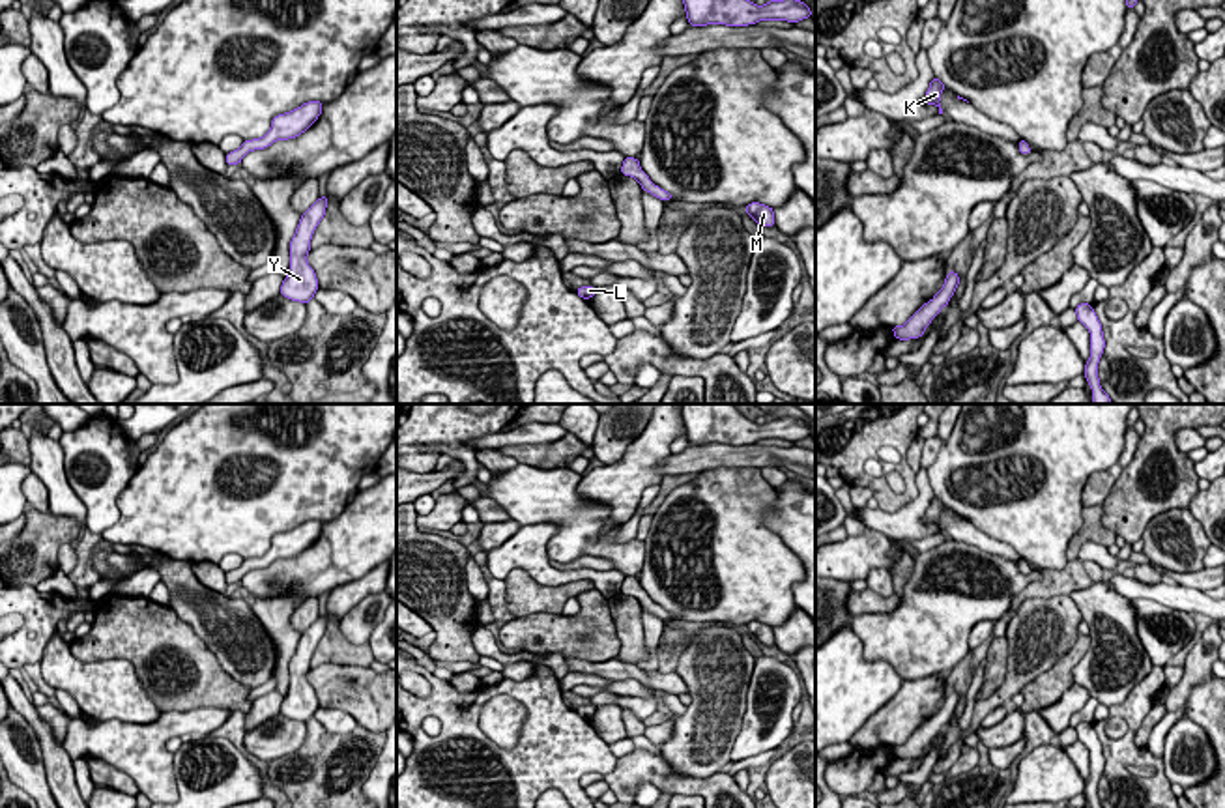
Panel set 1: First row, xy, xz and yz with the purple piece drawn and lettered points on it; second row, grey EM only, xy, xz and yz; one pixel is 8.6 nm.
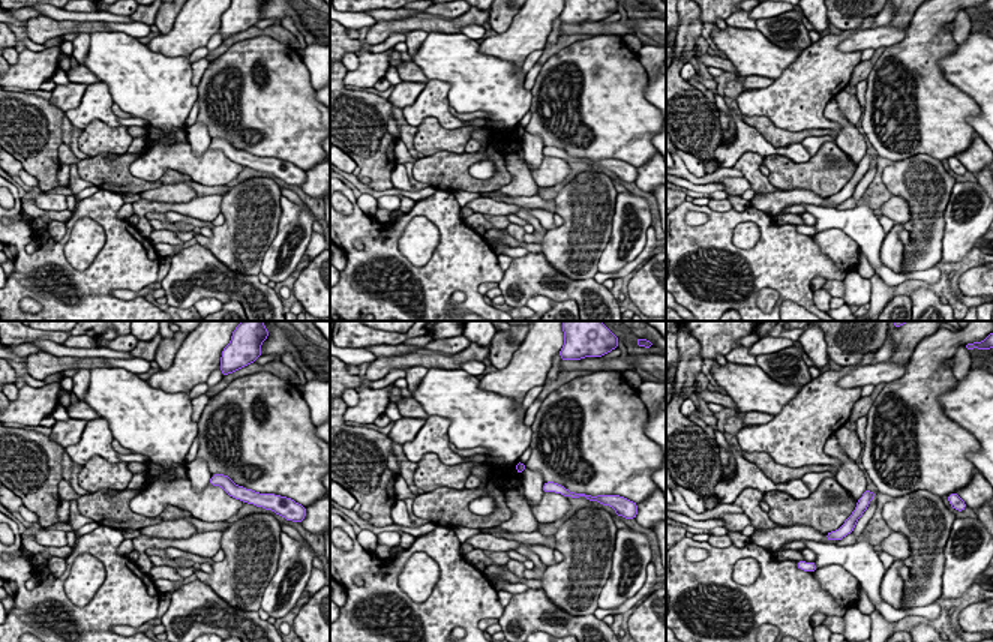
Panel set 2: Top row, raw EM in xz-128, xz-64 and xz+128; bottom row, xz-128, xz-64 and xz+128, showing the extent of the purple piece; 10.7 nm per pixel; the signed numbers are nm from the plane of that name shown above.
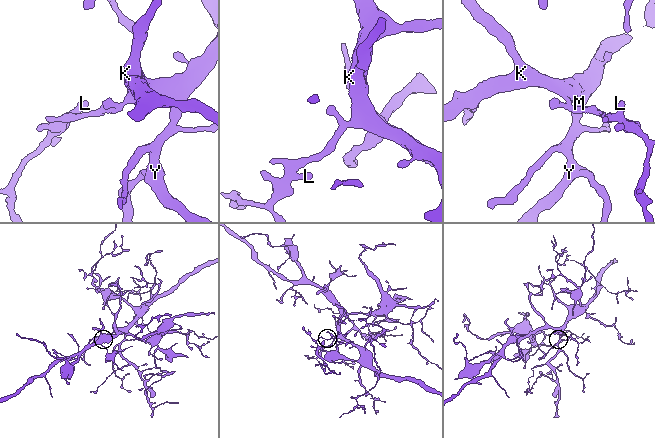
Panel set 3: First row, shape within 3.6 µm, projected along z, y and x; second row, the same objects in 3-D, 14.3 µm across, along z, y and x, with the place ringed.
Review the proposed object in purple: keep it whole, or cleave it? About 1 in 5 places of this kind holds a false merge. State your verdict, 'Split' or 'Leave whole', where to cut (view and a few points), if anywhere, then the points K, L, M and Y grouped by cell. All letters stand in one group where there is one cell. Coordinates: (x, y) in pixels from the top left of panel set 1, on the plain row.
Leave whole. No split. Groups: K L M Y

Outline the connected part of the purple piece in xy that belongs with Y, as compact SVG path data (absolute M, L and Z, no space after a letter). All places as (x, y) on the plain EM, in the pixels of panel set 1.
M327 613L320 615L299 638L294 656L290 658L290 688L281 705L281 714L307 722L314 716L318 705L318 698L314 688L307 681L307 673L310 670L310 658L325 634Z

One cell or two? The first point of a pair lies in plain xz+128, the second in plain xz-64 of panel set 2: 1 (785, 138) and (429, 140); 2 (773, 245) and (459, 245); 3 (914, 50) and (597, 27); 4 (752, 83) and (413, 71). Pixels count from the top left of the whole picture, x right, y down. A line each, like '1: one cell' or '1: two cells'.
1: one cell
2: one cell
3: two cells
4: two cells

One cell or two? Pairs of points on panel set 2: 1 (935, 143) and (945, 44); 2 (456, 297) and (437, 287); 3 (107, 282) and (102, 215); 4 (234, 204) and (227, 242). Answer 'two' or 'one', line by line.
1: one
2: two
3: one
4: one

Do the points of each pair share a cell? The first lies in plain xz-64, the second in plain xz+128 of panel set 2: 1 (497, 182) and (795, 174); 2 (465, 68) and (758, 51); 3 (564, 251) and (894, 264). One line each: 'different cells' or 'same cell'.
1: same cell
2: same cell
3: different cells

